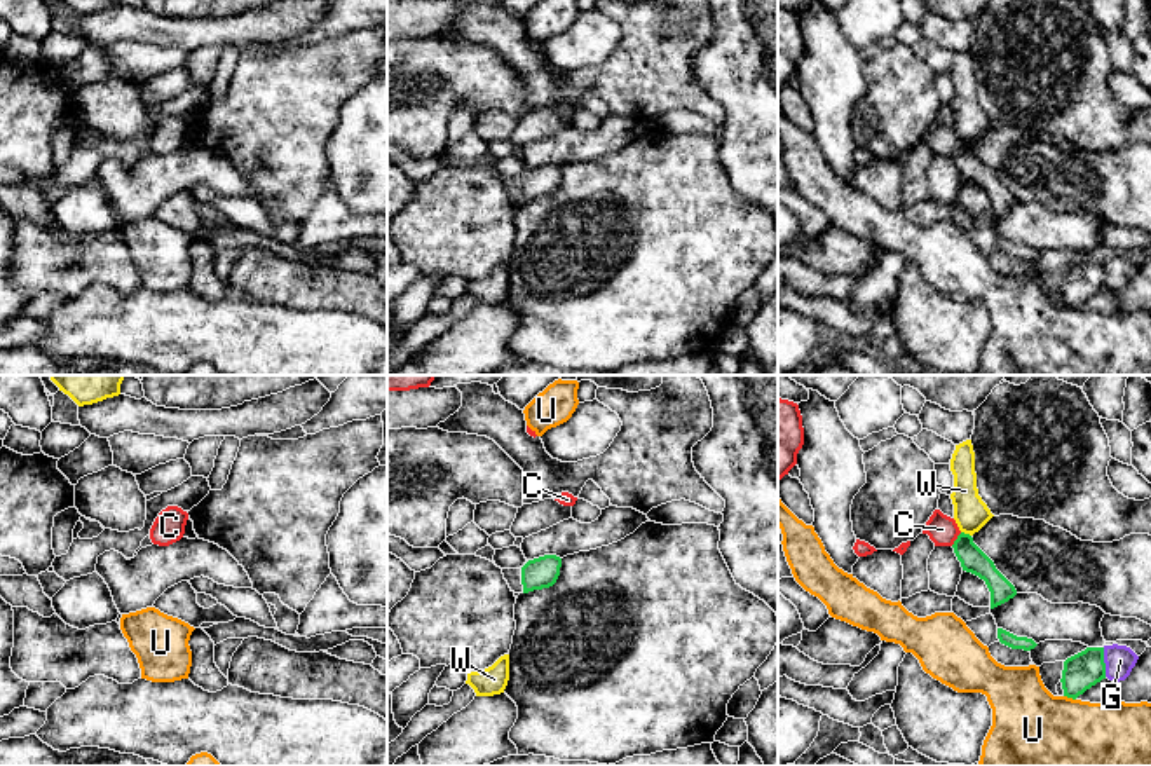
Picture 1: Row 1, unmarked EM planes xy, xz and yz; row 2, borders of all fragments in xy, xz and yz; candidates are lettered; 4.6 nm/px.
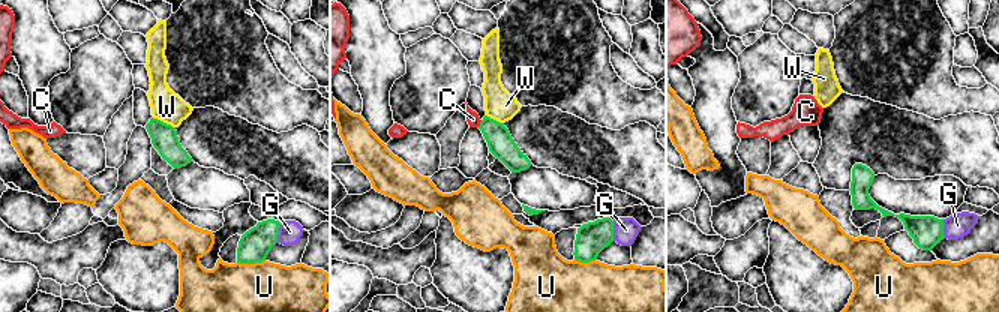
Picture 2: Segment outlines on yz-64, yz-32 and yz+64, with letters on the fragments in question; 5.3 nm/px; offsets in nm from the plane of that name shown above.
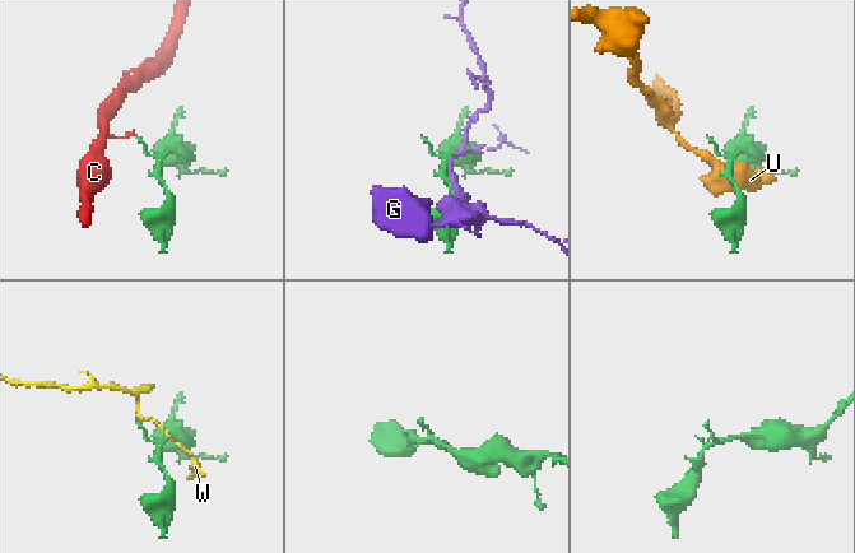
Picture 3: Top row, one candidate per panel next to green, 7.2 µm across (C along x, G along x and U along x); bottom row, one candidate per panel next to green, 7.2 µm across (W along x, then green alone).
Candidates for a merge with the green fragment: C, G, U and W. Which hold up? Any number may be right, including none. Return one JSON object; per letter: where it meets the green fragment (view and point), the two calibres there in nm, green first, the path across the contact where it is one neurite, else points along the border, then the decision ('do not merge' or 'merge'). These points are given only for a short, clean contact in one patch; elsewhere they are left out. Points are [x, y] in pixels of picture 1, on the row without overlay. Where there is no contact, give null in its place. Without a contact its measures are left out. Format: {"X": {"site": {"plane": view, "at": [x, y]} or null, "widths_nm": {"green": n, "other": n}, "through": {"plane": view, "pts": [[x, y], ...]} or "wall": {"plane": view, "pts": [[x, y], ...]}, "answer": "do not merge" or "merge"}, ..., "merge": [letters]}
{"C": {"site": {"plane": "yz", "at": [956, 149]}, "widths_nm": {"green": 120, "other": 140}, "wall": {"plane": "yz", "pts": [[961, 142], [951, 154]]}, "answer": "do not merge"}, "G": {"site": {"plane": "yz", "at": [1103, 271]}, "widths_nm": {"green": 160, "other": 140}, "answer": "do not merge"}, "U": {"site": {"plane": "yz", "at": [1069, 306]}, "widths_nm": {"green": 160, "other": 500}, "wall": {"plane": "yz", "pts": [[1064, 304], [1075, 309]]}, "answer": "do not merge"}, "W": {"site": {"plane": "yz", "at": [967, 143]}, "widths_nm": {"green": 120, "other": 160}, "answer": "do not merge"}, "merge": []}

